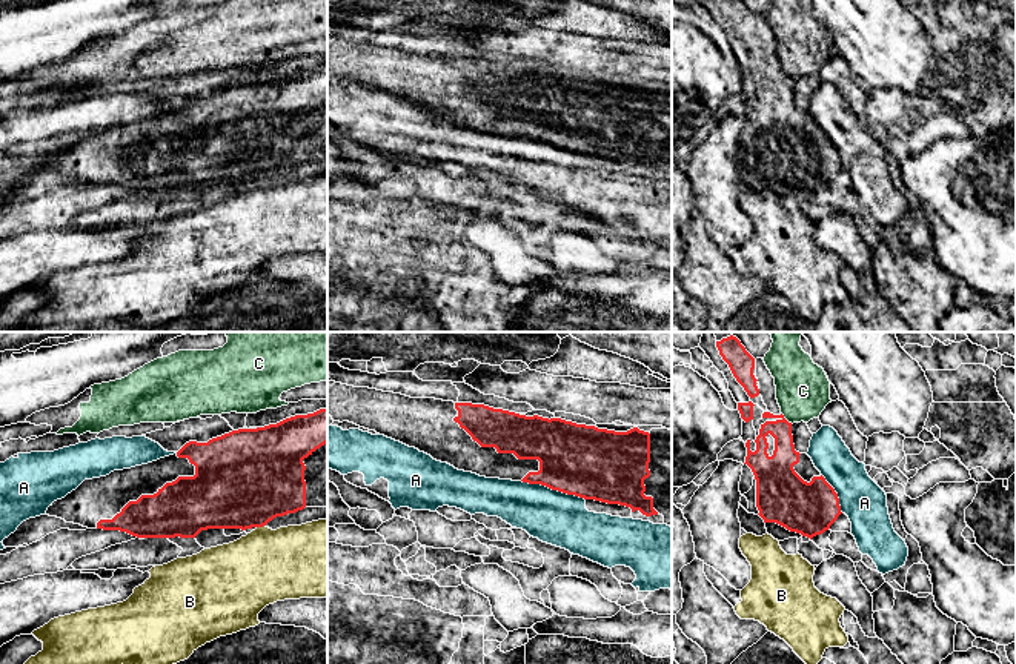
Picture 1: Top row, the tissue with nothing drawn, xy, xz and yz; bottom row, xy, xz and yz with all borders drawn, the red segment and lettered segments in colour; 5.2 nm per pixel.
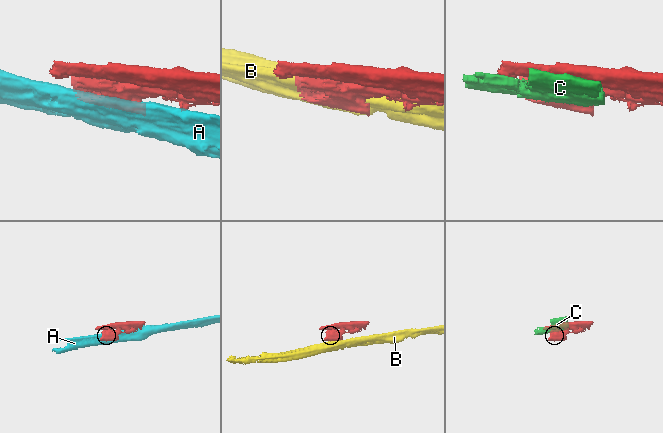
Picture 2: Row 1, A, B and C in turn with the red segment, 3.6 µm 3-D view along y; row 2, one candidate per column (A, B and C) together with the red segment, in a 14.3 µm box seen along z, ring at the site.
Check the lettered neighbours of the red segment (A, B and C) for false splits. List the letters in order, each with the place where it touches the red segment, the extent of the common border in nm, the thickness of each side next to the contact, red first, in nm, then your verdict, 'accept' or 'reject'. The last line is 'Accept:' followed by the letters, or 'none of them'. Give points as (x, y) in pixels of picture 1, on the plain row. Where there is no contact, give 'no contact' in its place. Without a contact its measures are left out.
A: xz (554, 145) | 360 nm | 380/280 nm | reject
B: xy (260, 182) | 50 nm | 480/380 nm | reject
C: yz (784, 74) | 90 nm | 140/280 nm | reject
Accept: none of them

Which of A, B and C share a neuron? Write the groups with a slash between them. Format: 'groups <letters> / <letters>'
groups A / B / C

